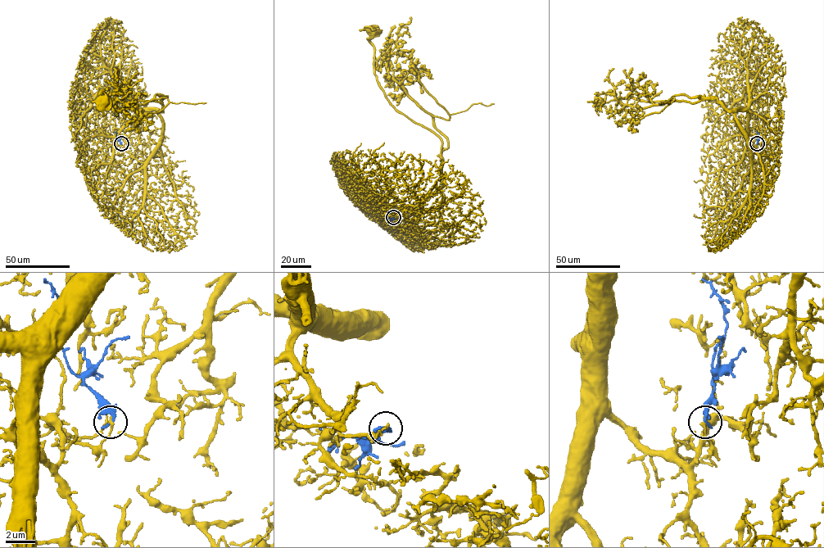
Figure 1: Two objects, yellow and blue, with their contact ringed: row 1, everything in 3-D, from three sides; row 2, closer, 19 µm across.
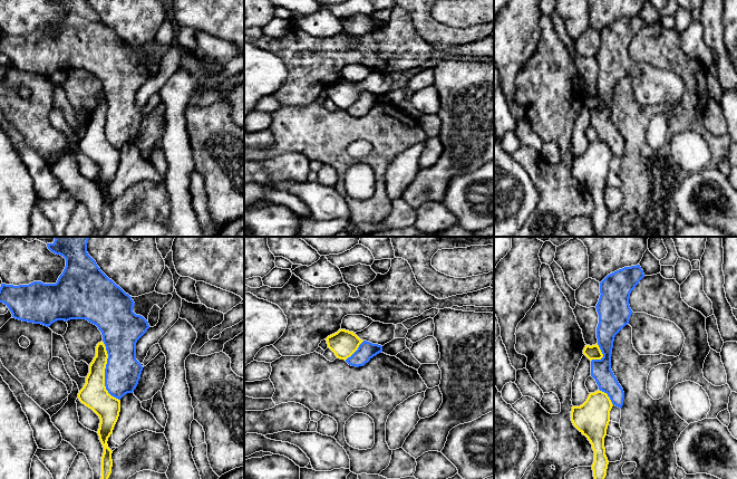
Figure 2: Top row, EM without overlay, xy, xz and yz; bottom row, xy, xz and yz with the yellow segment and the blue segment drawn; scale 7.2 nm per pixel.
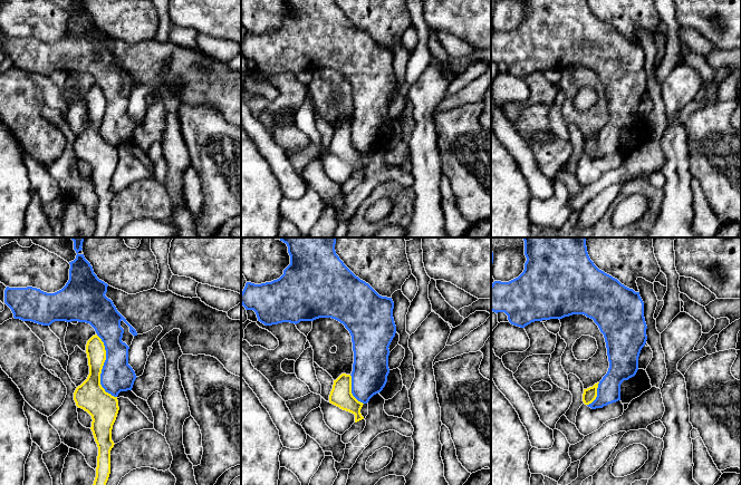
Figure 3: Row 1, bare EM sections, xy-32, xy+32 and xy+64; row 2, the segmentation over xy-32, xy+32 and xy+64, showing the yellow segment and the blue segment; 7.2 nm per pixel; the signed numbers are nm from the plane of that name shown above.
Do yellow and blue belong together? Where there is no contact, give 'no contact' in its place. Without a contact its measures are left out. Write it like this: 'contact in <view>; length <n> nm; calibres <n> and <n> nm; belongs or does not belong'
contact in xy; length 440 nm; calibres 190 and 260 nm; does not belong

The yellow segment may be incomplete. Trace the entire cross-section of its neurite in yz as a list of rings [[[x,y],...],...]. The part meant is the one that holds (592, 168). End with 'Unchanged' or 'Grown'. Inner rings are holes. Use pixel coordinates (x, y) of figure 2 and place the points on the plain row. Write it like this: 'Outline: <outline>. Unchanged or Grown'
Outline: [[[597,141],[590,143],[580,156],[572,156],[571,171],[573,175],[588,188],[594,201],[592,214],[594,233],[601,236],[607,226],[608,208],[605,205],[604,188],[610,172],[610,161],[613,154],[607,143]]]. Unchanged

